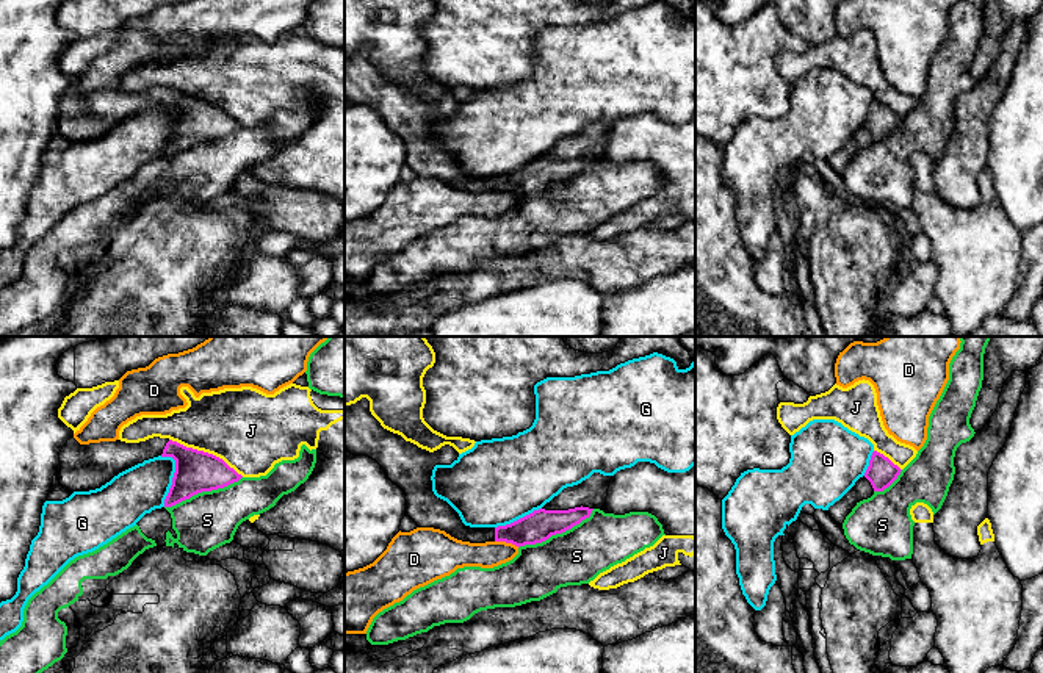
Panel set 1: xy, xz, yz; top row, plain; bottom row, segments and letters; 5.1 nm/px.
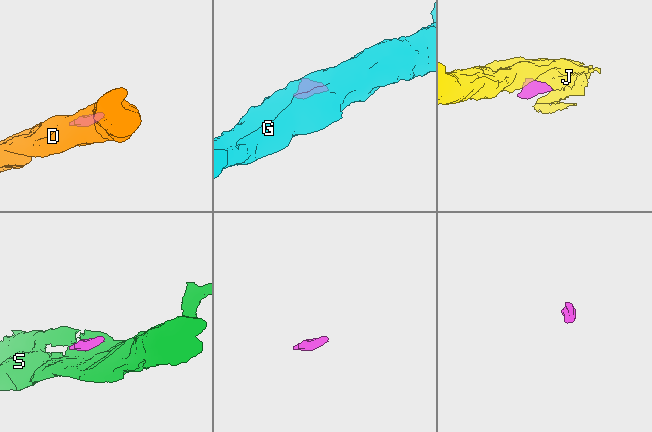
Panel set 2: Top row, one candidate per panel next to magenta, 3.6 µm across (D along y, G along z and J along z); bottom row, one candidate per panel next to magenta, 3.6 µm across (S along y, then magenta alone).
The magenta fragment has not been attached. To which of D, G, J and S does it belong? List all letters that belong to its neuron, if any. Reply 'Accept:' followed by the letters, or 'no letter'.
Accept: no letter

